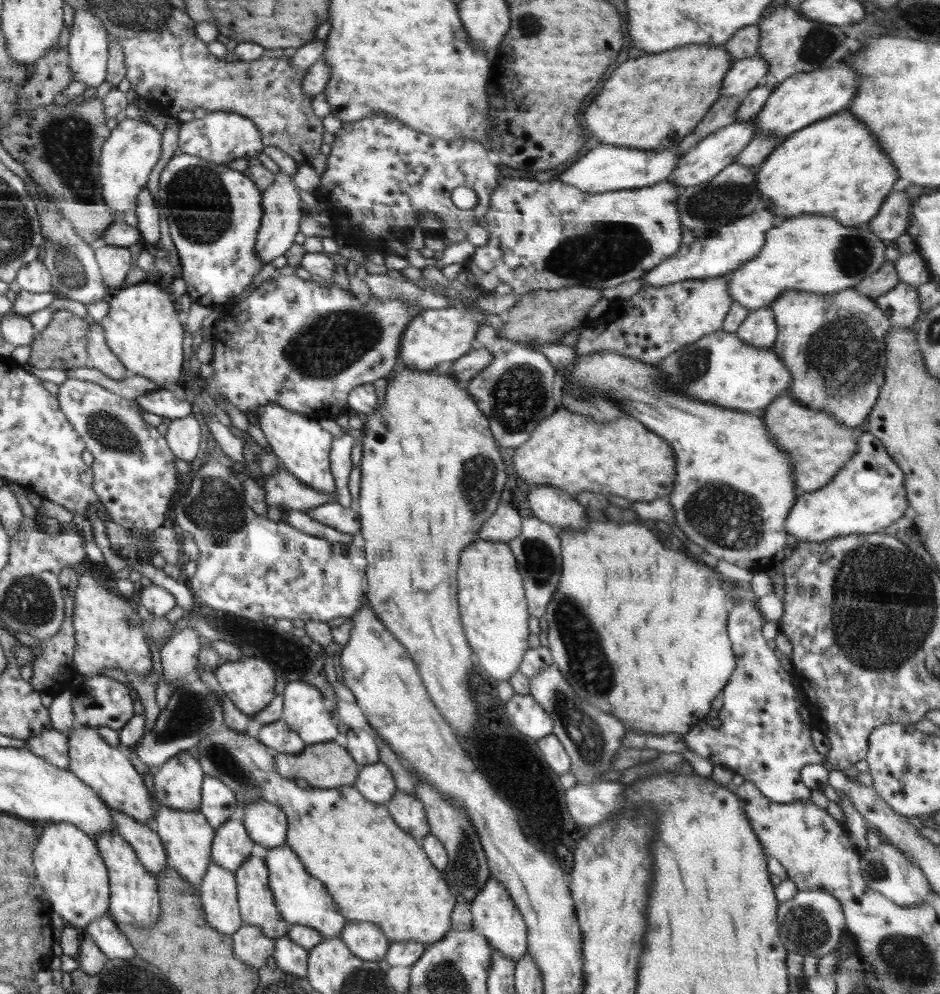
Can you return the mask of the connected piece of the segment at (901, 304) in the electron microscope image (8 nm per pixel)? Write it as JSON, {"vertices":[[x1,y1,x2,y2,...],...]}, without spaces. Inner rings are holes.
{"vertices":[[899,283,874,301,888,317,891,326,916,326,920,316,918,288]]}

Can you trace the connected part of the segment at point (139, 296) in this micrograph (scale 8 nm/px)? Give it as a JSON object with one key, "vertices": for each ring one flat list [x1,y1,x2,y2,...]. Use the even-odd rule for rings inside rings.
{"vertices":[[156,277,128,286,116,294,110,294,107,301,110,302,110,309,99,324,104,329,108,348,119,358,119,361,128,371,153,380,160,388,170,388,172,382,178,382,184,364,184,352,182,352,184,330,180,326,170,294,158,286]]}

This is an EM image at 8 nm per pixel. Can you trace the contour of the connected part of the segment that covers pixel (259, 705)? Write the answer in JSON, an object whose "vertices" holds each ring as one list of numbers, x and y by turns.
{"vertices":[[260,658,228,661,214,672,225,697,249,718,270,706,274,692,274,670]]}

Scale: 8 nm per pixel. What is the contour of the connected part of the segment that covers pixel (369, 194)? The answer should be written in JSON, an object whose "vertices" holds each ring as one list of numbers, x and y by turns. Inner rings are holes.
{"vertices":[[372,115,359,121,342,123,342,127,333,135,334,141,330,145,326,172,320,176,320,186,315,193,317,201,324,206,335,224,342,220,349,221,351,227,349,235,345,236,339,230,340,237,351,240,369,238,370,242,376,239,376,248,382,253,391,246,409,239,412,230,418,225,420,210,436,213,444,223,444,228,440,230,442,233,438,236,440,238,446,230,466,232,472,225,483,223,490,196,502,180,497,161,480,141,465,138,451,141,439,139,416,131,389,115],[463,186,474,190,478,196,476,207,462,210,452,203,453,190]]}

